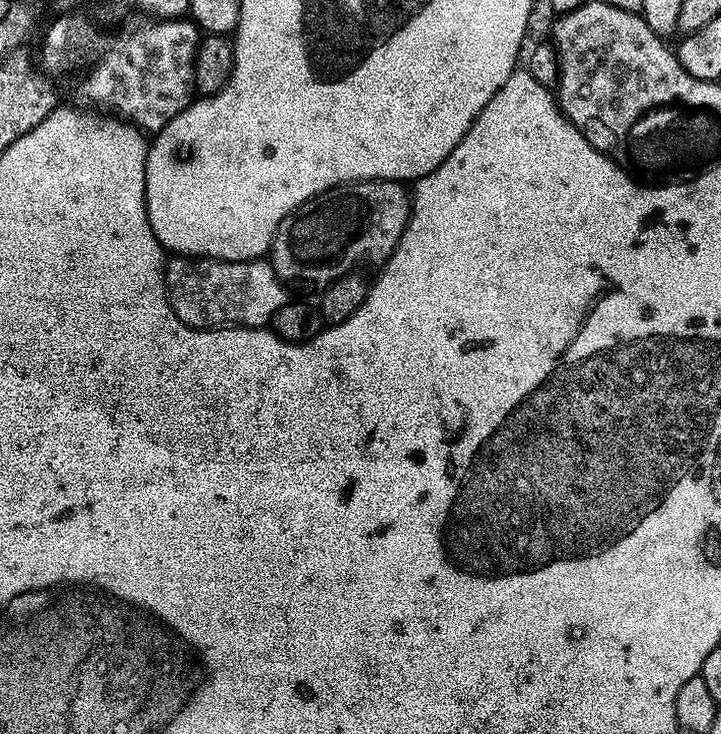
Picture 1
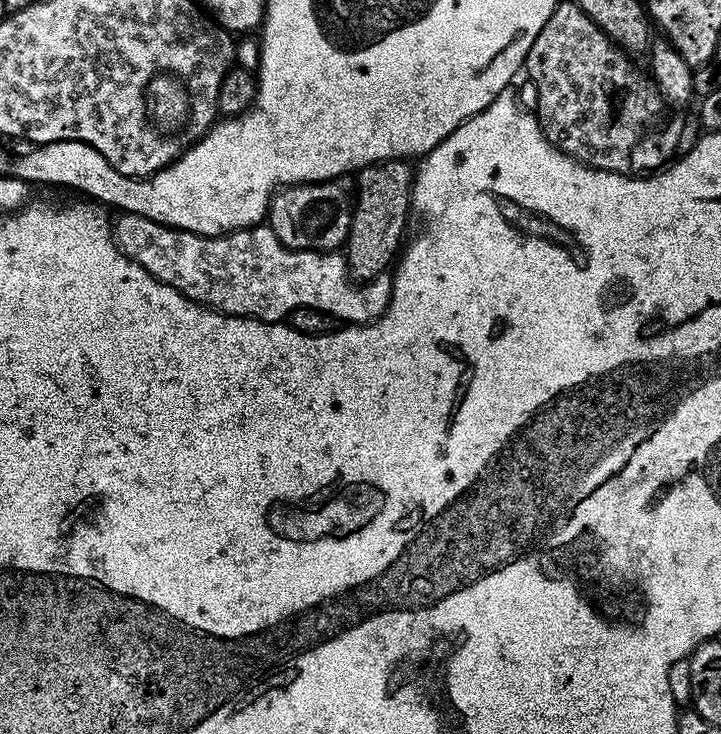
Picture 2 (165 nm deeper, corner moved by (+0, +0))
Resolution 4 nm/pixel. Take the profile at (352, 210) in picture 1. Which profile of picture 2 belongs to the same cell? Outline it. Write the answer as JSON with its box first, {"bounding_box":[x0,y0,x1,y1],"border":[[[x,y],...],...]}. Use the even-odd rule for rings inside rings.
{"bounding_box":[266,179,353,252],"border":[[[339,179],[322,180],[319,184],[294,184],[273,195],[268,203],[266,224],[274,230],[282,246],[310,252],[331,252],[348,239],[353,203],[353,193]]]}

